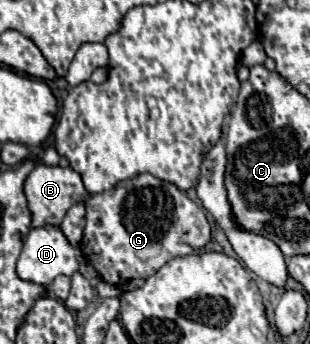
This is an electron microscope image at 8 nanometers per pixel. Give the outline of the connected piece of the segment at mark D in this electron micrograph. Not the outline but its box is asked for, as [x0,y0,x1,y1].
[16,226,80,286]

